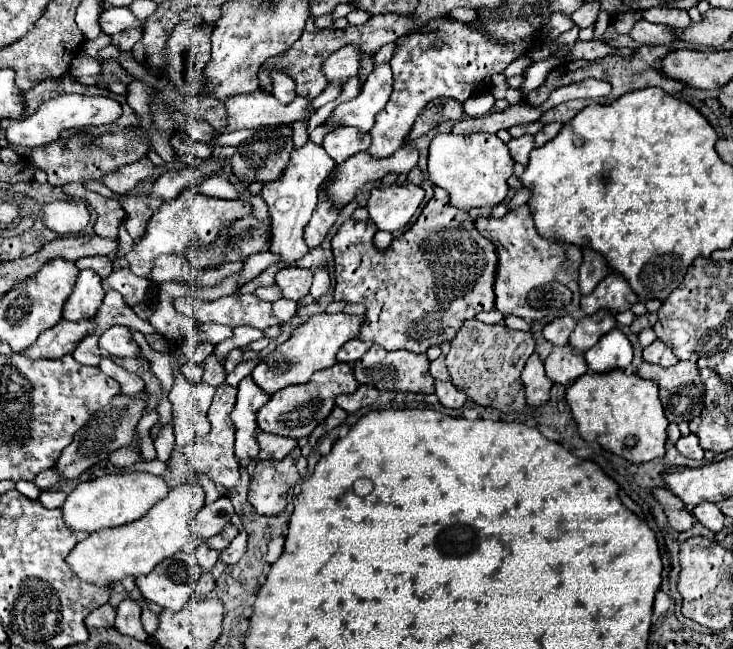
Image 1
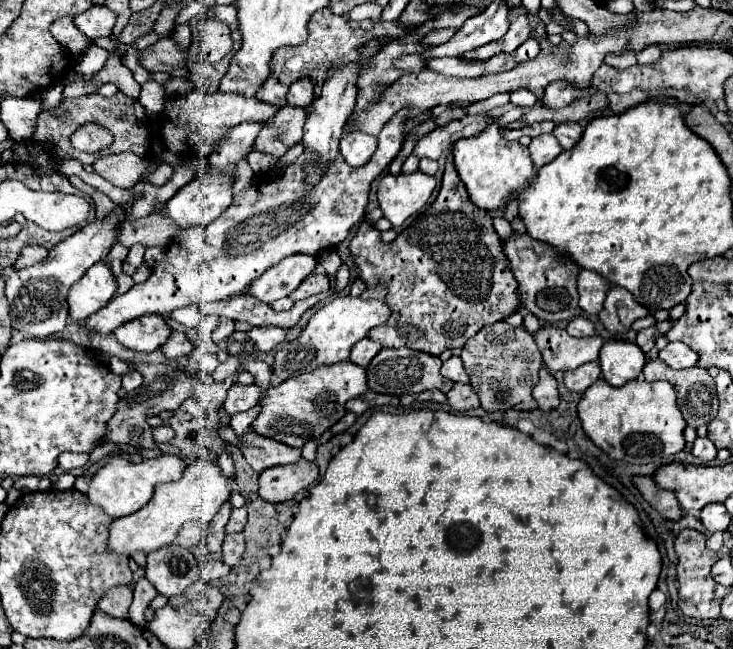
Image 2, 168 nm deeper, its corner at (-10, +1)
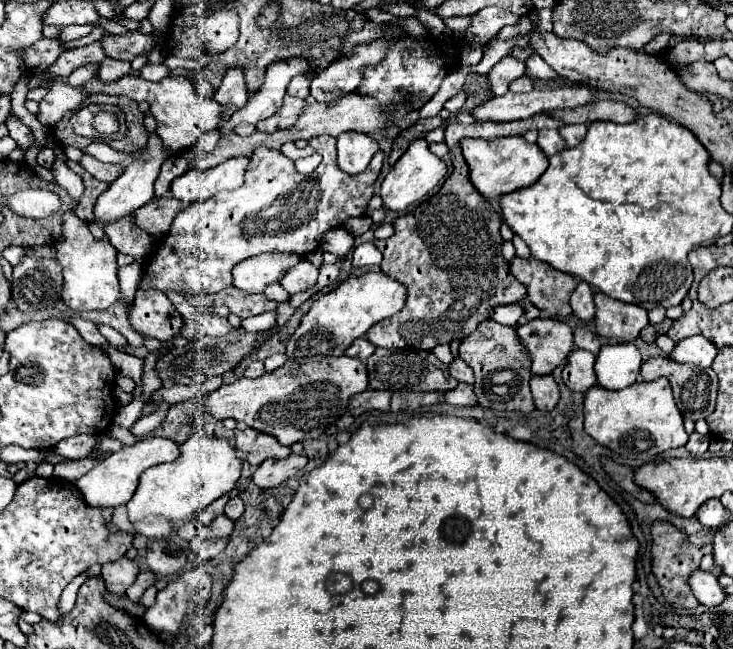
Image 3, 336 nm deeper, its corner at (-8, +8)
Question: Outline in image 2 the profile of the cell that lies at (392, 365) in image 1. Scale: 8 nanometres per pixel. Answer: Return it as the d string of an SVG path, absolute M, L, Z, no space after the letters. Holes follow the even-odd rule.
M381 349L375 359L367 365L367 383L369 389L377 391L377 393L387 393L387 395L405 395L405 393L421 393L427 389L439 389L443 393L447 393L453 383L449 379L445 379L441 373L441 359L423 351L415 351L415 349Z

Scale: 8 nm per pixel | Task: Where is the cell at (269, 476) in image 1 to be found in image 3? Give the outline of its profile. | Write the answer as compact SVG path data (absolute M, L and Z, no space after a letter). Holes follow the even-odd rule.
M291 454L289 458L281 458L281 460L269 458L257 466L257 470L253 472L253 482L259 488L275 488L281 482L285 482L289 476L299 472L305 464L307 464L307 458L295 456L295 454Z

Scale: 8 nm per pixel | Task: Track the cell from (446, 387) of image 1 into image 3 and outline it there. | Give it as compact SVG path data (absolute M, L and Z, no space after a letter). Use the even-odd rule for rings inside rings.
M459 384L455 390L449 390L445 394L445 400L453 406L477 406L473 386L469 386L469 384Z

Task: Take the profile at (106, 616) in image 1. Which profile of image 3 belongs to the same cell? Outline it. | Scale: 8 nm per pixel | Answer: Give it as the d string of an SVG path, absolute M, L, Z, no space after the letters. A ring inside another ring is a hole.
M123 556L121 560L115 560L115 562L103 564L103 568L101 568L101 578L107 584L107 590L115 592L115 594L125 594L125 590L135 582L137 574L139 574L137 562L129 560L127 556Z

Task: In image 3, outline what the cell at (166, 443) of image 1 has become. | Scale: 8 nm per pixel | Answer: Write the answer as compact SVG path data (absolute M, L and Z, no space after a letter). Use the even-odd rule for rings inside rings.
M159 402L159 404L157 404L157 410L155 410L151 416L143 416L143 418L139 418L139 420L131 426L131 434L137 436L137 438L147 436L153 428L157 428L157 426L161 424L161 420L165 418L167 410L169 410L169 404L167 404L167 402Z

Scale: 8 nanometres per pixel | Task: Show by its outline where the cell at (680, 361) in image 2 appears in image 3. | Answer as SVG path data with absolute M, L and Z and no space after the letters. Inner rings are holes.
M693 336L693 338L685 338L681 340L671 358L673 360L679 360L679 362L691 362L691 364L697 364L701 368L709 368L717 356L717 346L707 340L705 336Z

